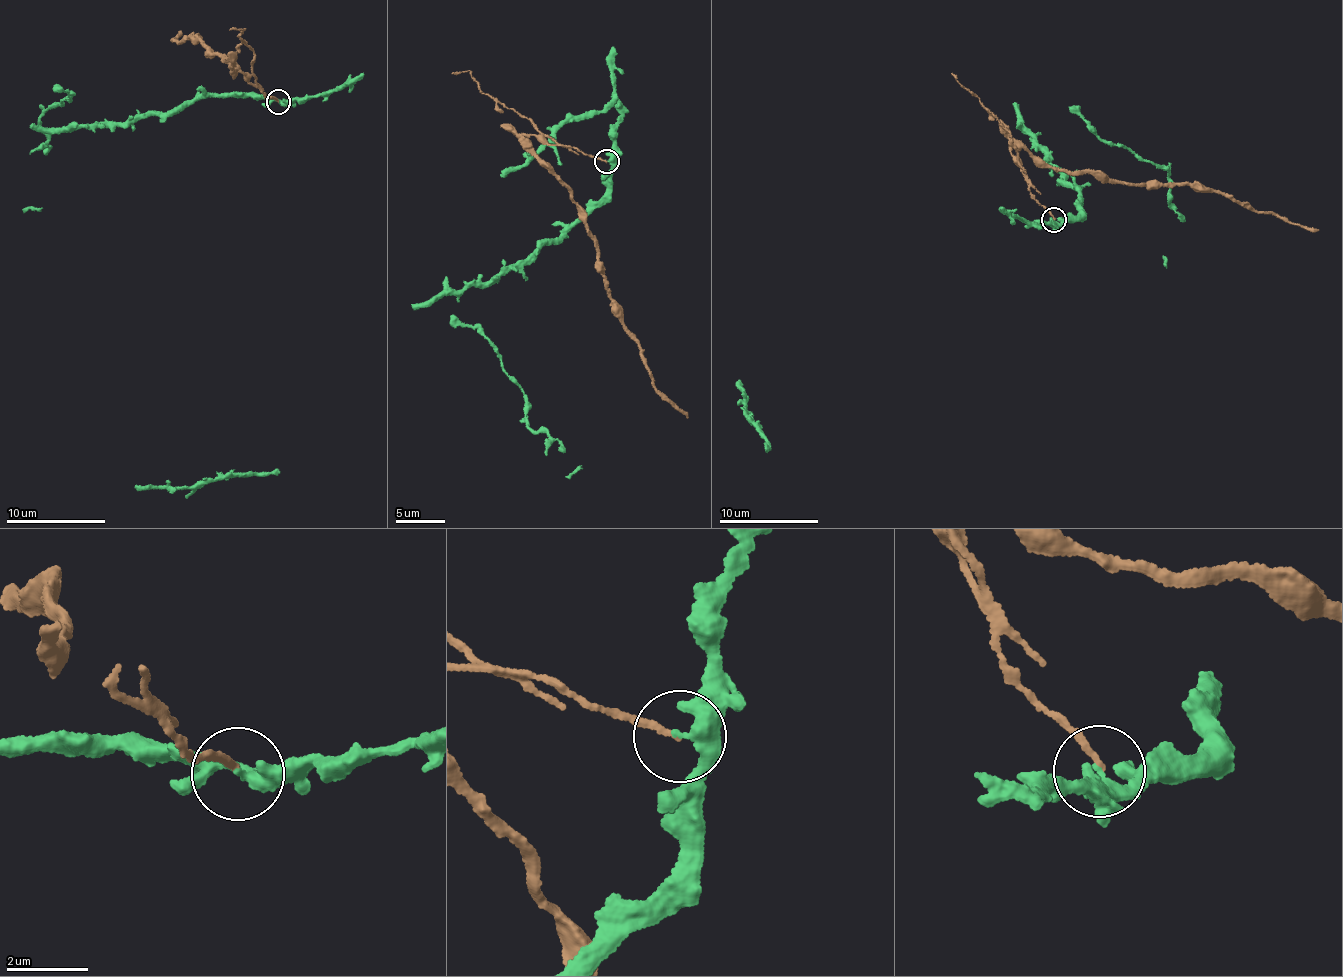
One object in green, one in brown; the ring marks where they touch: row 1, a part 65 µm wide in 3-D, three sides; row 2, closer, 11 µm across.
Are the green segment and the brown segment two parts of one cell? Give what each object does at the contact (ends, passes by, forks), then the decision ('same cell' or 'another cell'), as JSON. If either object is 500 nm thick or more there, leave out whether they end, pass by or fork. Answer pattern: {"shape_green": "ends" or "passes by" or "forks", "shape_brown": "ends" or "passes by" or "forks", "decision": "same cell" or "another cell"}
{"shape_green": "forks", "shape_brown": "ends", "decision": "another cell"}

